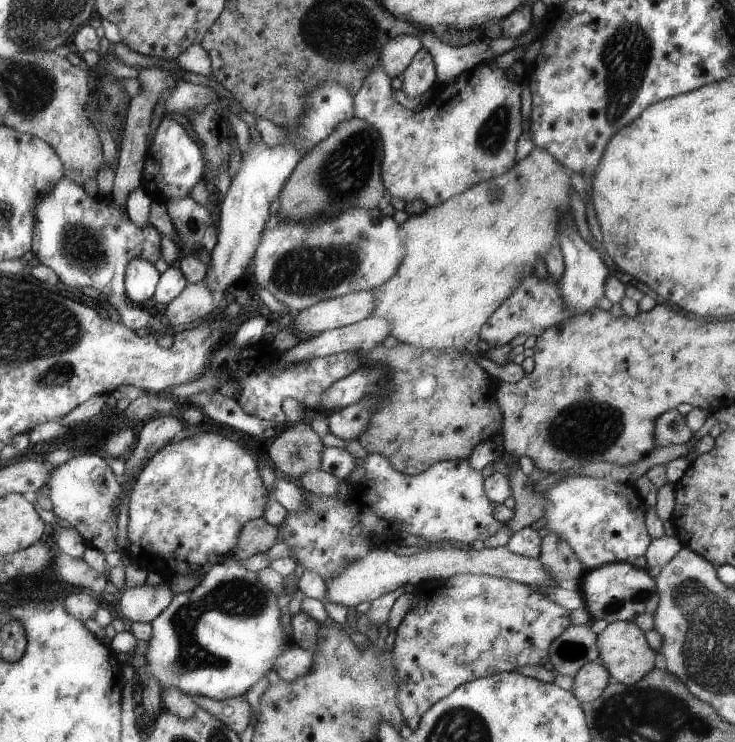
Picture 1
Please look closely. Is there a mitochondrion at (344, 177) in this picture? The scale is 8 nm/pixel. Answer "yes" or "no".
yes

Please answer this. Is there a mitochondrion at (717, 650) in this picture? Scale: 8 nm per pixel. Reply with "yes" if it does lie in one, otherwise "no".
yes

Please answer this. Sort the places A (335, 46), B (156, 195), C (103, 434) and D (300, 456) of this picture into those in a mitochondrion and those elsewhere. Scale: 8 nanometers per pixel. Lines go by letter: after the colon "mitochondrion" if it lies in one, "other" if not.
A: mitochondrion
B: other
C: other
D: mitochondrion

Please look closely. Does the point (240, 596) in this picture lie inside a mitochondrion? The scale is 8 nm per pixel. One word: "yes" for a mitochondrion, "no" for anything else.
yes

